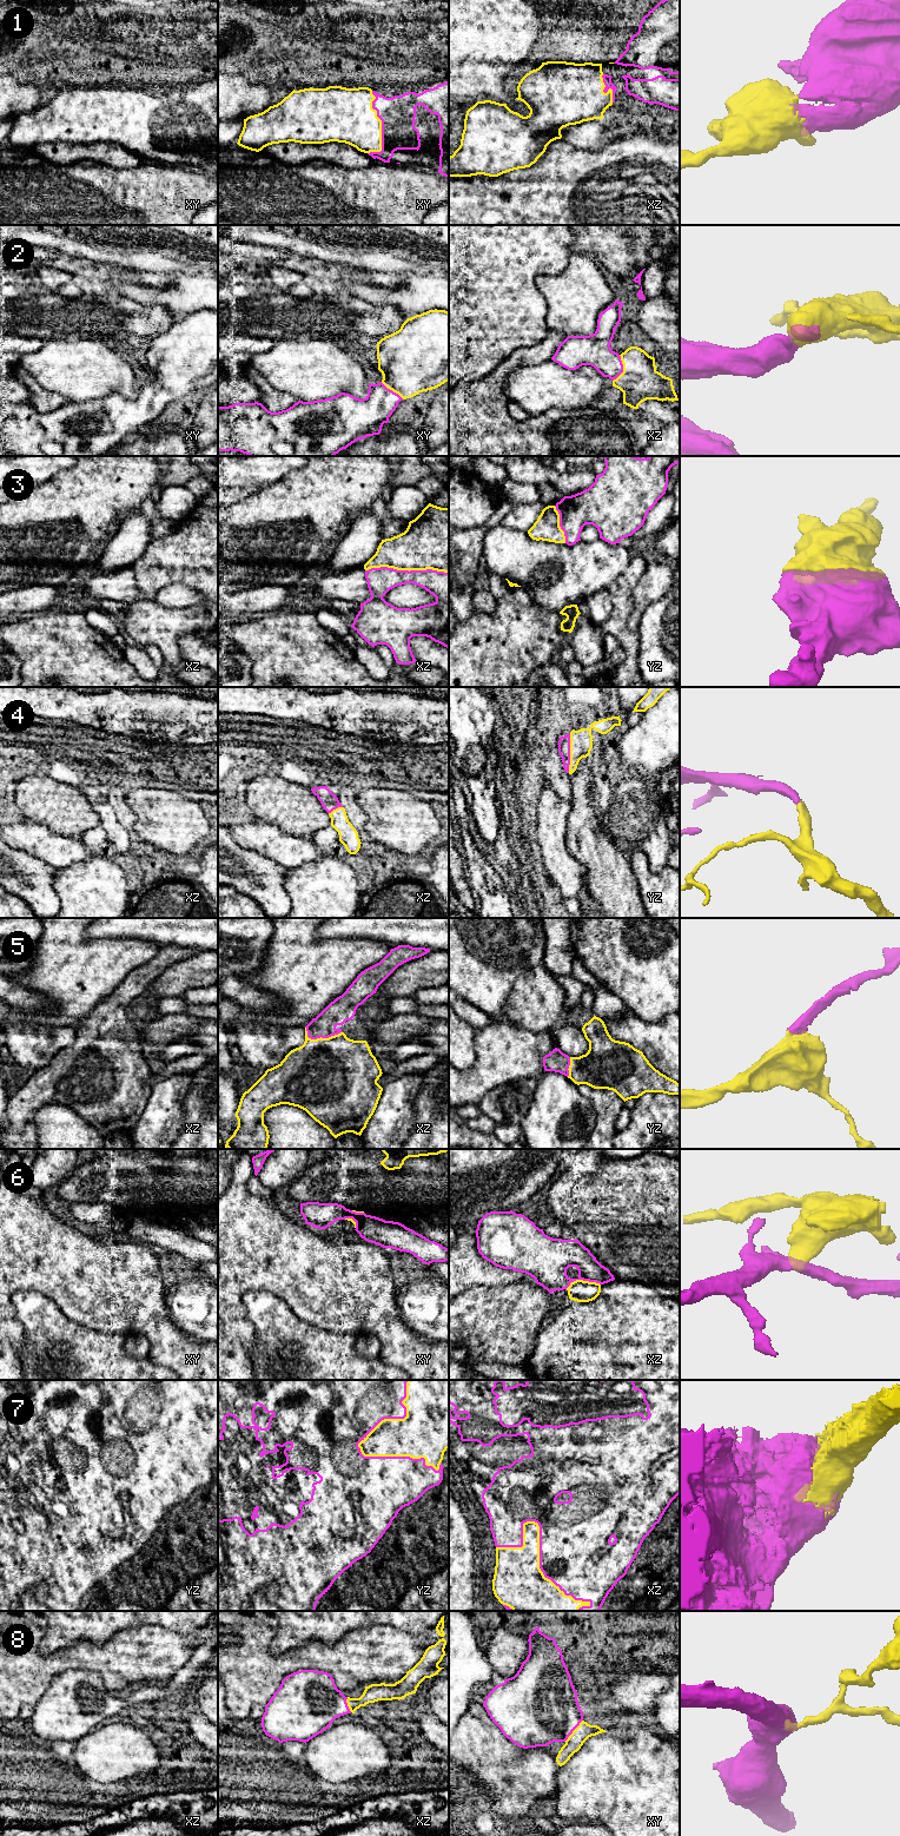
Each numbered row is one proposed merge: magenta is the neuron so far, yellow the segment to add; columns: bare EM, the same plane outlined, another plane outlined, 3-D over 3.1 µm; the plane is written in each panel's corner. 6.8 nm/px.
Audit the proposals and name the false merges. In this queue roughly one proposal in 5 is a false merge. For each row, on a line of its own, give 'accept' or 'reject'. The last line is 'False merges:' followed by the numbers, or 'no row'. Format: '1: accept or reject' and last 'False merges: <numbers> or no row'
1: accept
2: accept
3: accept
4: accept
5: accept
6: reject
7: accept
8: accept
False merges: 6

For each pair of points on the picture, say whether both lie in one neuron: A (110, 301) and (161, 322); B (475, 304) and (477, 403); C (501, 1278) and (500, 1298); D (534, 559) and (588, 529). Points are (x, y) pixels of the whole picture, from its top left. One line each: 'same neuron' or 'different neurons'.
A: same neuron
B: different neurons
C: different neurons
D: different neurons

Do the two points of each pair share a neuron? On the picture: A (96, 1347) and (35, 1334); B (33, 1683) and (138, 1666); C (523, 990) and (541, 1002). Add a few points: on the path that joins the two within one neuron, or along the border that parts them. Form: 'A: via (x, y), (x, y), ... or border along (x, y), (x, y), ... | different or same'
A: via (80, 1347), (59, 1346), (51, 1339) | same
B: via (59, 1662), (112, 1661) | same
C: via (528, 995), (536, 1001) | same

